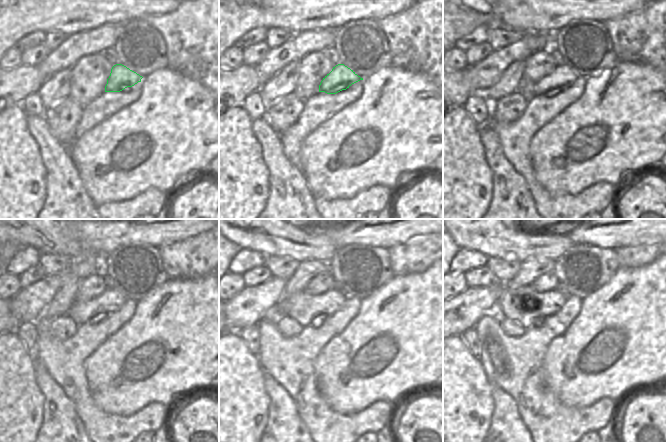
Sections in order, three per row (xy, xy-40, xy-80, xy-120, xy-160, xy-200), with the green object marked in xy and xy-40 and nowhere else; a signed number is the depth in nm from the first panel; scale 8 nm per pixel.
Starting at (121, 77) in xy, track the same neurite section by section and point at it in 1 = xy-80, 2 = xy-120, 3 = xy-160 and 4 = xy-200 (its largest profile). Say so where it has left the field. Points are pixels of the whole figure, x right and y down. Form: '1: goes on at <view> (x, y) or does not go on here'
1: goes on at xy-80 (562, 77)
2: goes on at xy-120 (94, 310)
3: goes on at xy-160 (308, 310)
4: goes on at xy-200 (524, 305)

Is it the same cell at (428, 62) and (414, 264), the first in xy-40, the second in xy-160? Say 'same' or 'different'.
same

